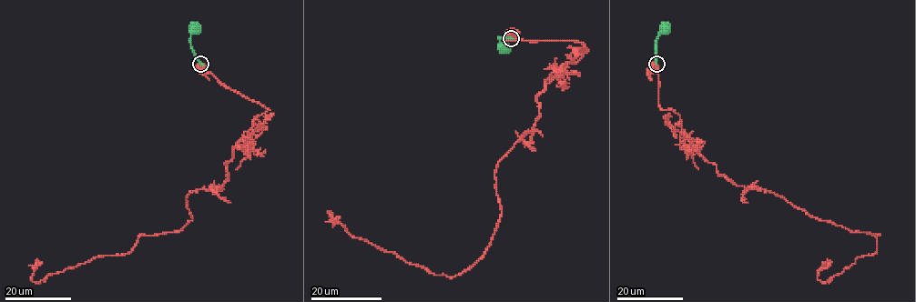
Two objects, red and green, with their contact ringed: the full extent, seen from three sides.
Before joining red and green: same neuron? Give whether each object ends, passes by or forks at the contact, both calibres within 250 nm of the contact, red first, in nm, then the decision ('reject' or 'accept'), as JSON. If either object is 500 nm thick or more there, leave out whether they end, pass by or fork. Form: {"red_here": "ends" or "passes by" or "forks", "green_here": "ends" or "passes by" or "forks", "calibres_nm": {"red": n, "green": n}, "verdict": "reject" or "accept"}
{"calibres_nm": {"red": 850, "green": 360}, "verdict": "reject"}

